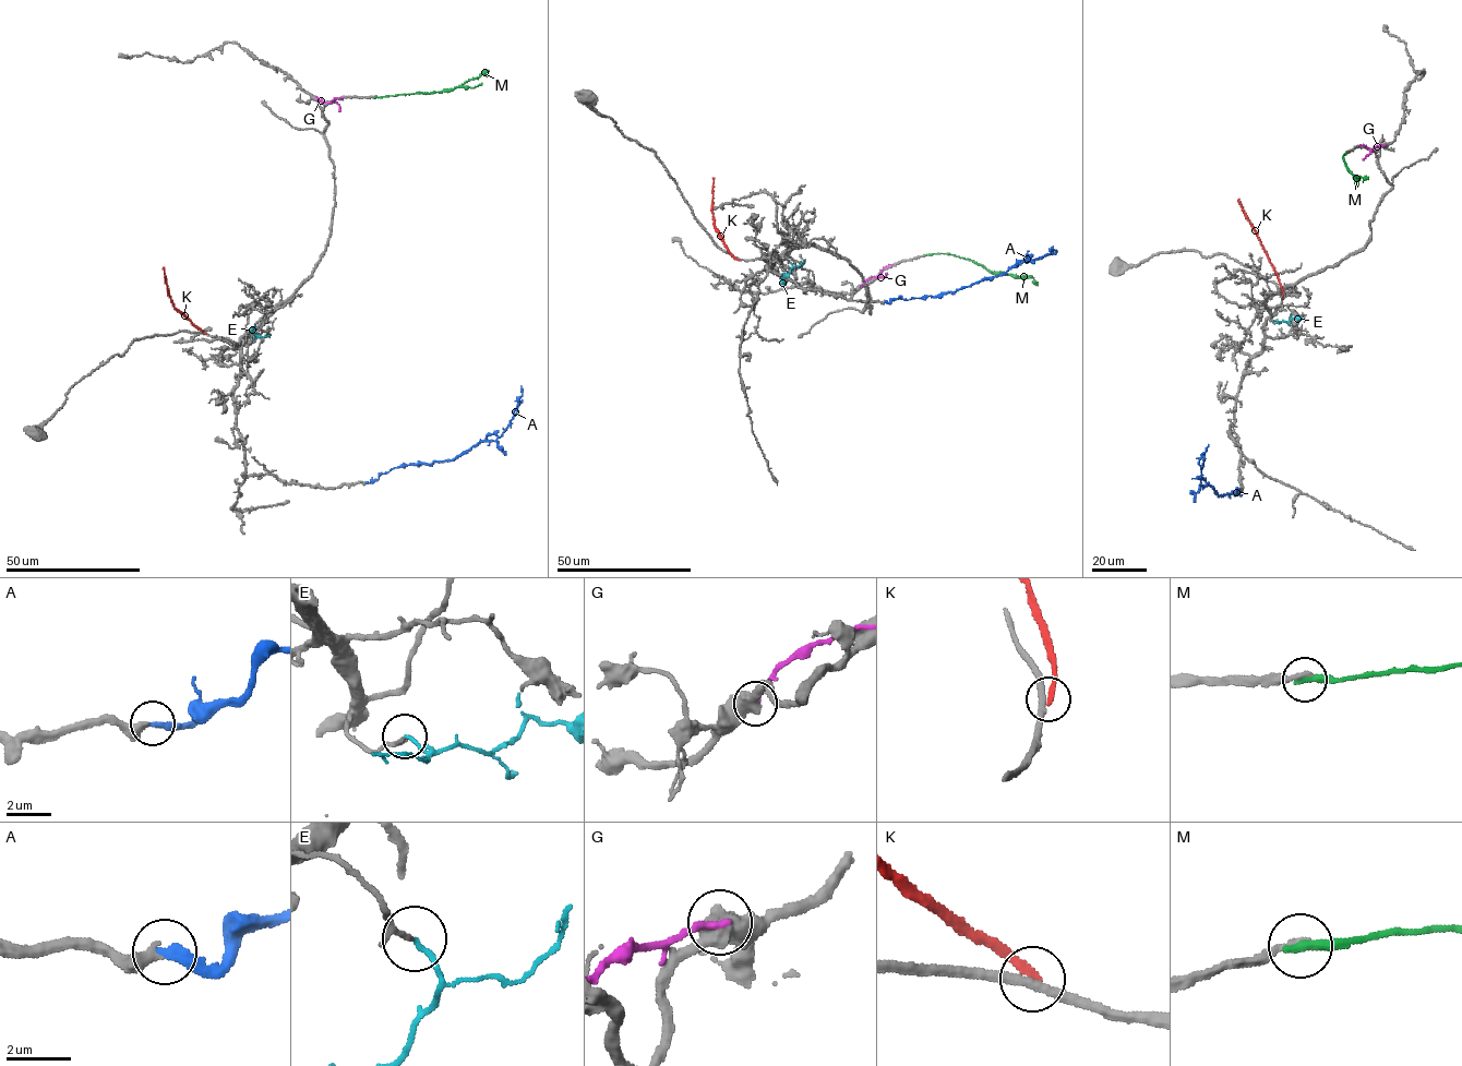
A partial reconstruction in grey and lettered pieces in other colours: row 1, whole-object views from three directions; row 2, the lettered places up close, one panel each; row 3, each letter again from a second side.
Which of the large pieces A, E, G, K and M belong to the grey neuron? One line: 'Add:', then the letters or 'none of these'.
Add: A, E

